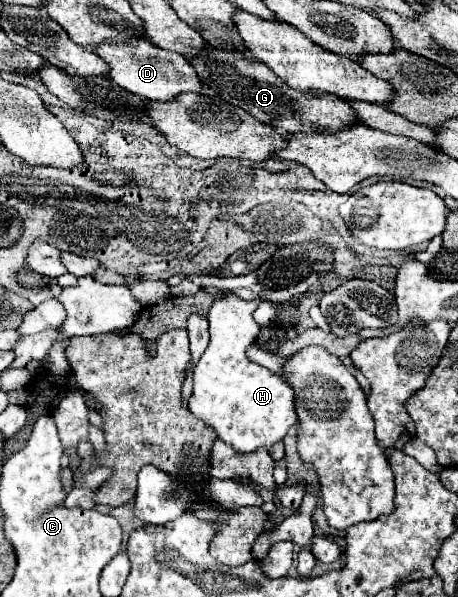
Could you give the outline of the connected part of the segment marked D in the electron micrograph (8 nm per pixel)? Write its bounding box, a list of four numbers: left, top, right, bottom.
[94,39,204,101]

